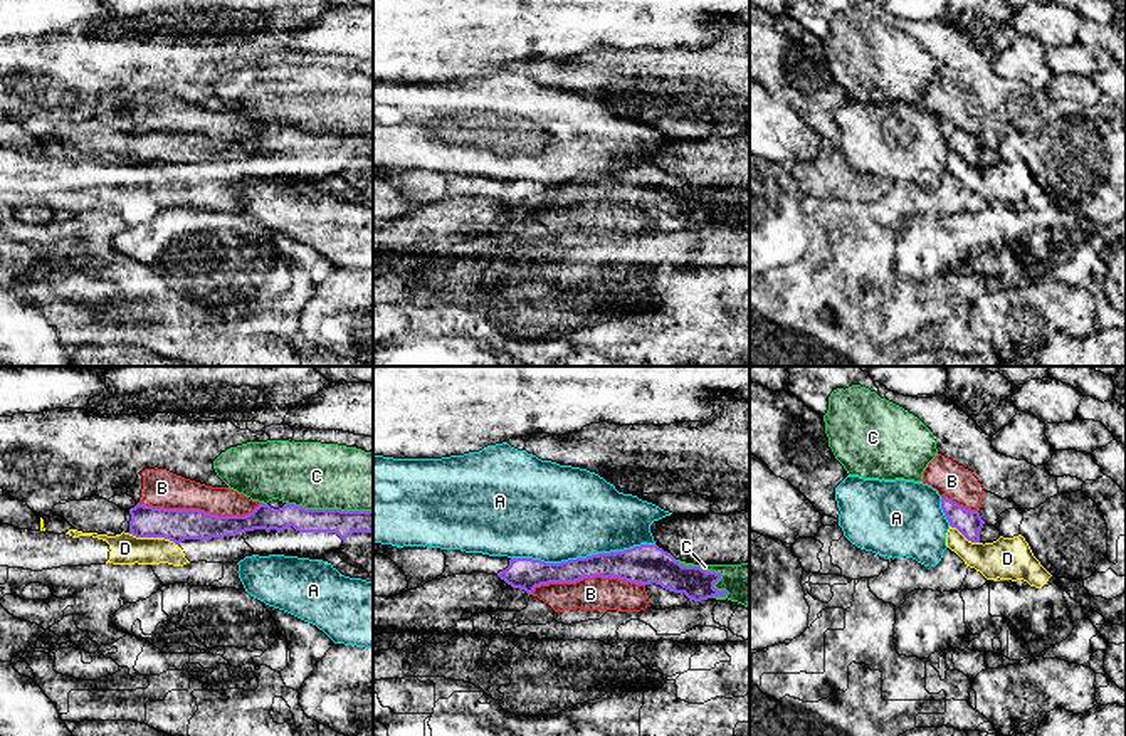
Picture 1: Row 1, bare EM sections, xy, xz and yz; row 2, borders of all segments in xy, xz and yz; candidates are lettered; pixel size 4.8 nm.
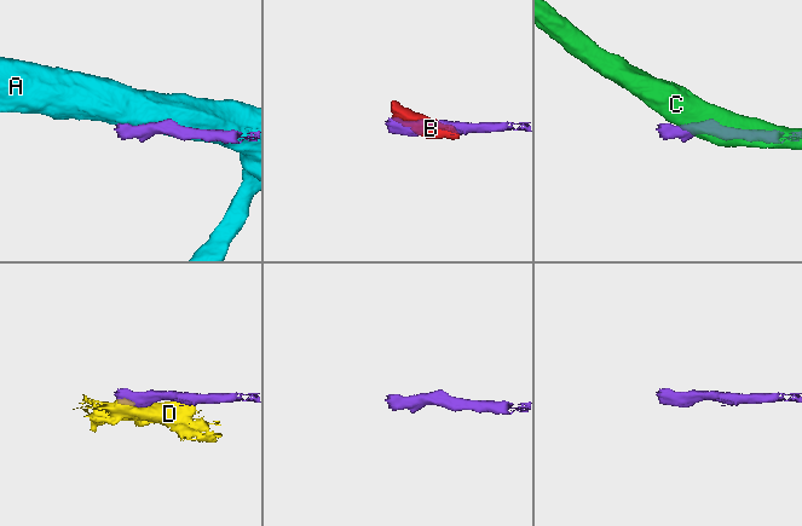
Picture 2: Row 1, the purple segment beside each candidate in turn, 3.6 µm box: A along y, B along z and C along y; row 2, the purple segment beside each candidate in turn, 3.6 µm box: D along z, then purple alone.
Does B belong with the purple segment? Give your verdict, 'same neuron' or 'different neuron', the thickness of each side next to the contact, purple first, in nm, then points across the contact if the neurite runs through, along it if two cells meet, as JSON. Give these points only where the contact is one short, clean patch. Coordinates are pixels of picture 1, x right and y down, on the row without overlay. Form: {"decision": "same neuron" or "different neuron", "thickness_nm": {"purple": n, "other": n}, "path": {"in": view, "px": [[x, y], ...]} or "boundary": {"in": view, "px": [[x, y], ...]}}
{"decision": "different neuron", "thickness_nm": {"purple": 160, "other": 180}}

